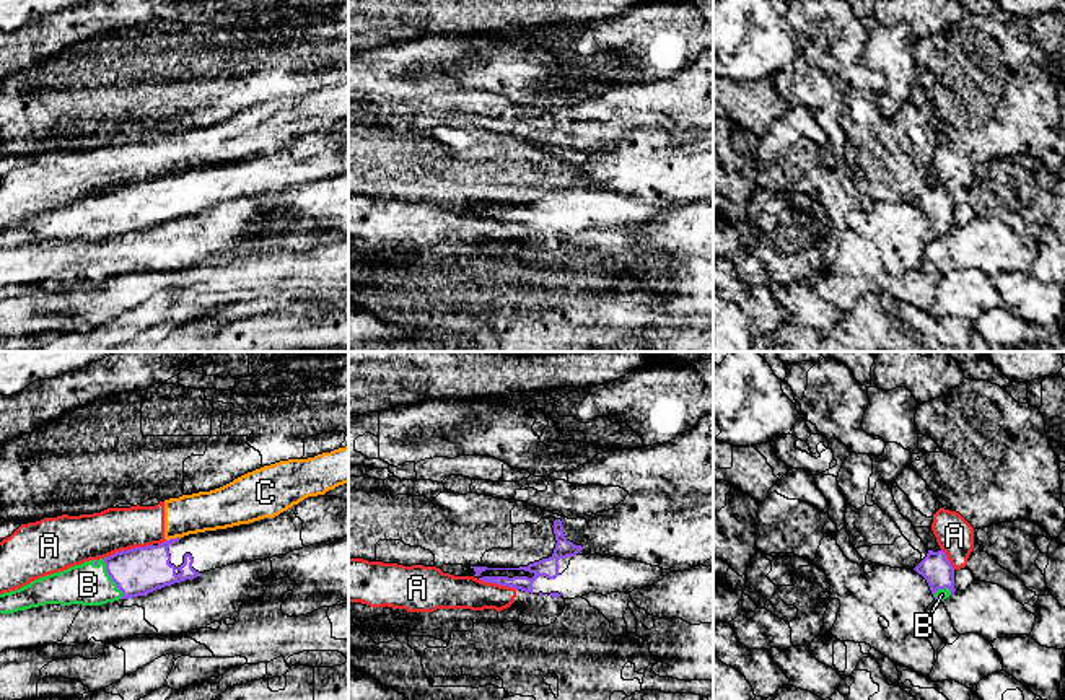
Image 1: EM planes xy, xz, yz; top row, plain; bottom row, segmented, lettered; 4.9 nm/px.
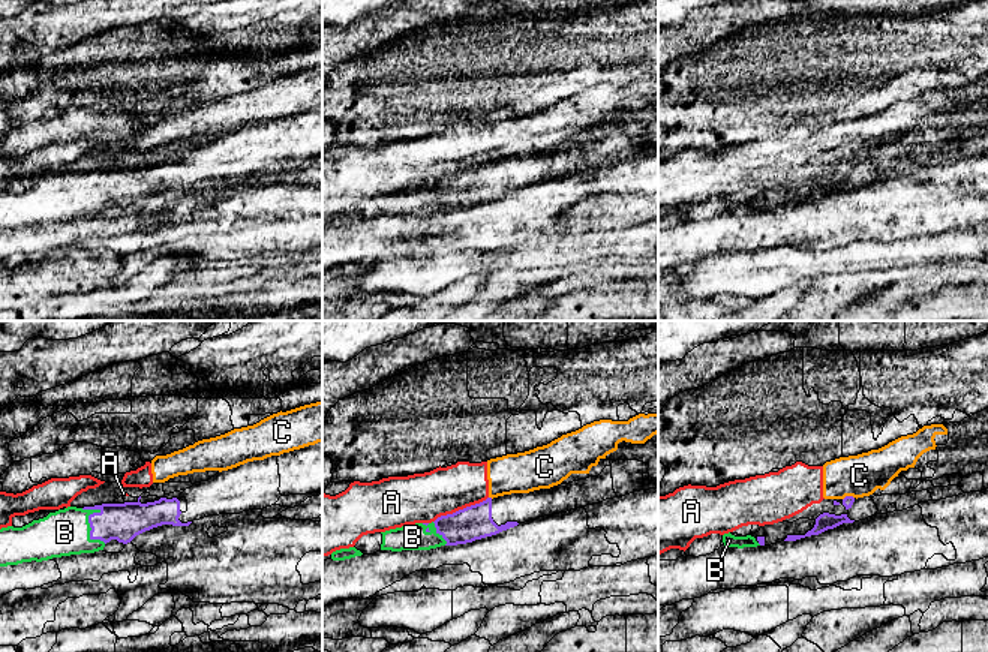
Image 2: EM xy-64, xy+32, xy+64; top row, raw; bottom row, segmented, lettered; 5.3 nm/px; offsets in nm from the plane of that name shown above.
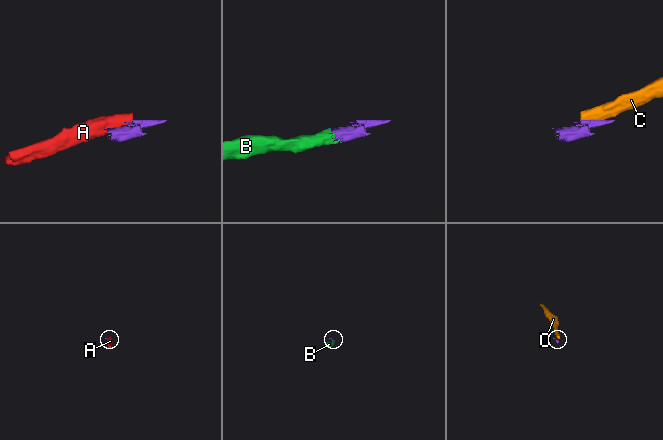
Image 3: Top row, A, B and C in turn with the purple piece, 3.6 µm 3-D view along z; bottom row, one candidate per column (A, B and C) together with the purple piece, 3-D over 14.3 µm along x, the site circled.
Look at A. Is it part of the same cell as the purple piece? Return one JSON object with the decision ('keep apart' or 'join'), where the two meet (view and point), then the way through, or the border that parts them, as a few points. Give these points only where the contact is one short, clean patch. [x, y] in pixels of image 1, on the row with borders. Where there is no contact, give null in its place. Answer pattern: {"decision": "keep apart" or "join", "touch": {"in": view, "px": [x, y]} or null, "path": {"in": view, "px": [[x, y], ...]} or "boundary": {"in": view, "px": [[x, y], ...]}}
{"decision": "keep apart", "touch": {"in": "xy", "px": [129, 549]}, "boundary": {"in": "xy", "px": [[152, 544], [121, 549], [103, 559]]}}

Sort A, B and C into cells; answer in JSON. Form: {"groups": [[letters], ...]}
{"groups": [["A", "C"], ["B"]]}

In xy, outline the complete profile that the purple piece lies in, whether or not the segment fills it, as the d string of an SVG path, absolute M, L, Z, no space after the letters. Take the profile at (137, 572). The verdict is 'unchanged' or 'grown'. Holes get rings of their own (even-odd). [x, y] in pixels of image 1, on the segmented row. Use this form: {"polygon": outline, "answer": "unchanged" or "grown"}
{"polygon": "M308 497L275 518L116 552L0 594L0 614L39 607L103 606L145 596L231 563L265 560L348 537L348 501Z", "answer": "grown"}

